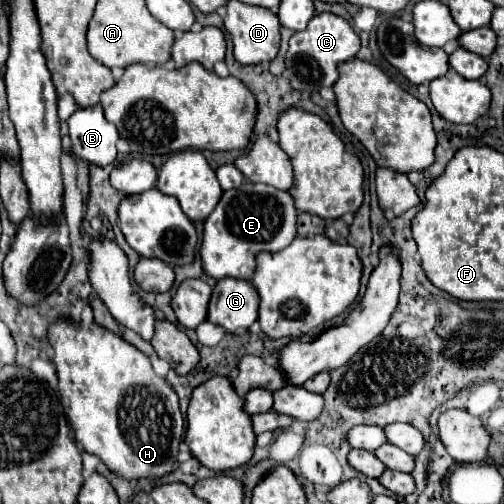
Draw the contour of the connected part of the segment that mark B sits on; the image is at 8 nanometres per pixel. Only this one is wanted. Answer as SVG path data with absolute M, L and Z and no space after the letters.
M100 105L78 109L70 119L72 153L94 165L110 165L116 159L118 129L104 119Z

